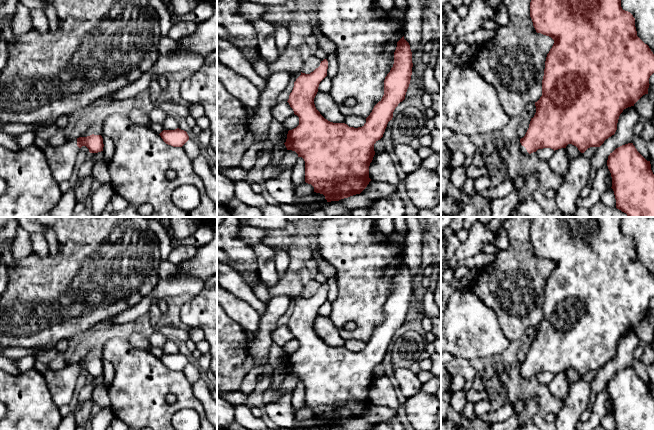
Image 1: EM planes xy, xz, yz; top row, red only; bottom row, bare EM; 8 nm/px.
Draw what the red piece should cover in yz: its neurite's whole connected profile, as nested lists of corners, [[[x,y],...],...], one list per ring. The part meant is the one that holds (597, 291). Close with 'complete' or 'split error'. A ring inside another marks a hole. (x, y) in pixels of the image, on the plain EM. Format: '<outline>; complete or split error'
[[[534,217],[530,226],[530,241],[537,257],[549,260],[554,268],[547,278],[544,300],[542,304],[542,320],[535,326],[536,337],[531,342],[529,352],[520,363],[520,377],[528,379],[538,373],[551,372],[554,375],[566,372],[572,368],[584,377],[590,371],[600,371],[606,363],[615,358],[620,338],[624,333],[634,328],[645,318],[648,318],[649,302],[654,297],[654,278],[647,268],[638,260],[633,239],[622,233],[621,221],[623,217]]]; split error

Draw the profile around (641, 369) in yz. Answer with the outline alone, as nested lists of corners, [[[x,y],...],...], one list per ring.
[[[633,359],[632,367],[637,375],[647,384],[651,384],[651,380],[647,373],[647,366],[640,359]]]

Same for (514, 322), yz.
[[[507,217],[504,228],[509,238],[509,247],[499,251],[495,260],[488,266],[478,269],[476,279],[469,288],[491,308],[509,341],[520,340],[531,326],[542,320],[547,278],[554,264],[537,257],[530,241],[530,226],[534,217]]]

